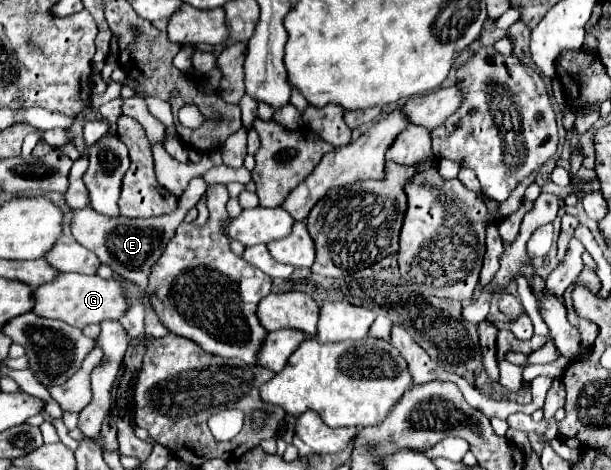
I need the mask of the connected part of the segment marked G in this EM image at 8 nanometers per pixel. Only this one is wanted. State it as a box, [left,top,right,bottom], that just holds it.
[32,274,130,328]

